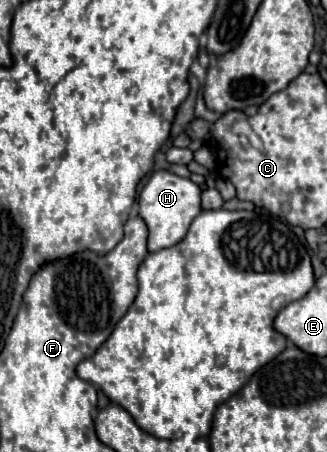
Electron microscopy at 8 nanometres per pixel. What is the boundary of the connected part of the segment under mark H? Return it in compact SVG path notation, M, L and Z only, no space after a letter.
M168 170L154 172L138 196L138 216L148 226L148 250L158 252L178 244L200 212L200 188L190 178L180 178Z

